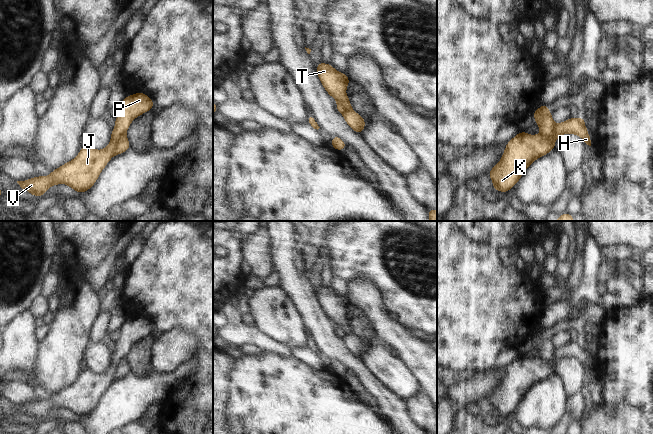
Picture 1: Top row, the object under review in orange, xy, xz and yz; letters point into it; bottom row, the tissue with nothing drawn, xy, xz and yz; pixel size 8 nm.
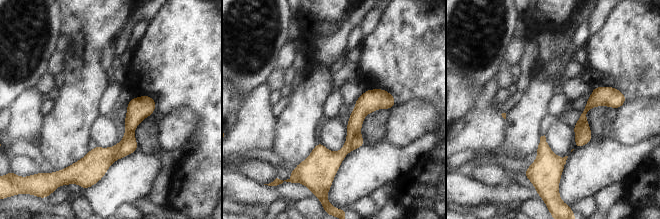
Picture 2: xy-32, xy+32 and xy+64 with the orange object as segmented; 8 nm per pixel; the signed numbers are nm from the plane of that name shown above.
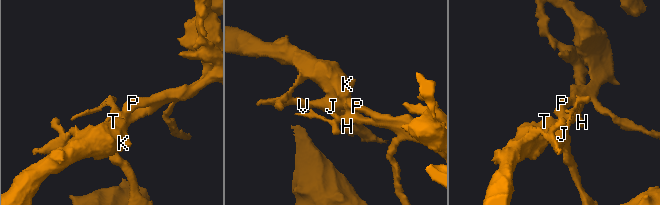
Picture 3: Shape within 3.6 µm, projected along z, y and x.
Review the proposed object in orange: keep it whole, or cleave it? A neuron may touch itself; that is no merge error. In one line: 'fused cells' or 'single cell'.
fused cells

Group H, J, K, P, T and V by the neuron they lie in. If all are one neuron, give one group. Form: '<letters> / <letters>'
H K T / J P V

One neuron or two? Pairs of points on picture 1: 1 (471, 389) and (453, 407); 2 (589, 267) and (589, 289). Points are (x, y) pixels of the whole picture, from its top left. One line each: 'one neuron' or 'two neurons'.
1: one neuron
2: one neuron

